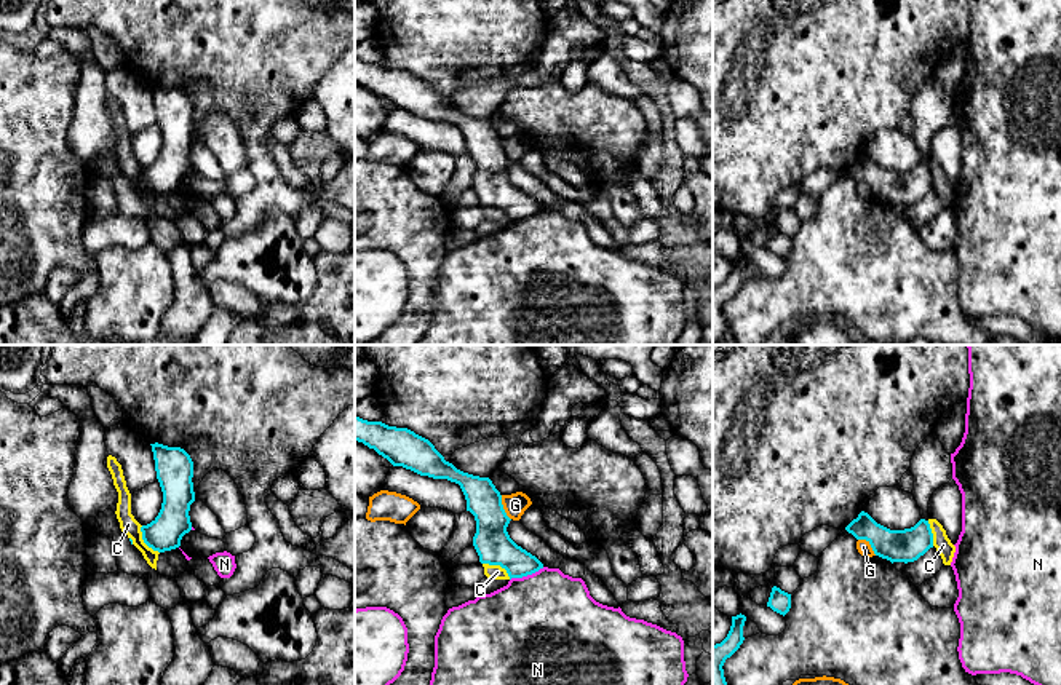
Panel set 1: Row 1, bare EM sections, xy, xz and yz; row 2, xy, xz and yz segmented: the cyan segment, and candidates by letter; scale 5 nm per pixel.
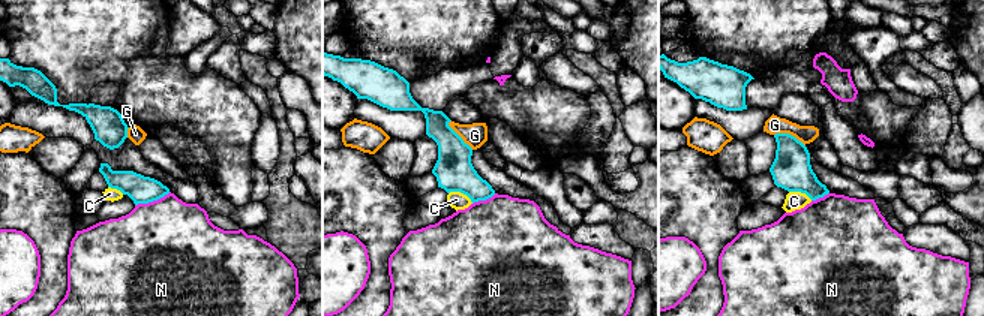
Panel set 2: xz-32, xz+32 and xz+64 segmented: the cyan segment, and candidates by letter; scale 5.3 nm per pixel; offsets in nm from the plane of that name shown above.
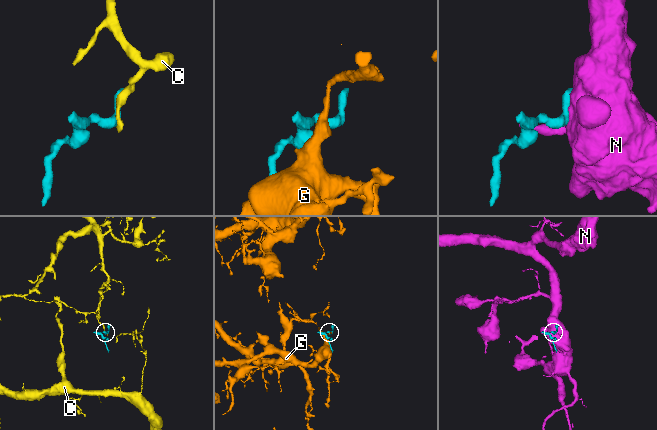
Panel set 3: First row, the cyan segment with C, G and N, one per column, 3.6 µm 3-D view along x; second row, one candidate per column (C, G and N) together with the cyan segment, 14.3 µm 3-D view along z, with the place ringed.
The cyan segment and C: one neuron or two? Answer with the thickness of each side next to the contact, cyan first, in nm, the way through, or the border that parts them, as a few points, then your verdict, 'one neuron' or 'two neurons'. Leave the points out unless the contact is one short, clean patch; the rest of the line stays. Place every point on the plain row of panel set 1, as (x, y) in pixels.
calibres 170 and 90 nm; border xy (141, 168), (141, 181), (158, 195); two neurons

